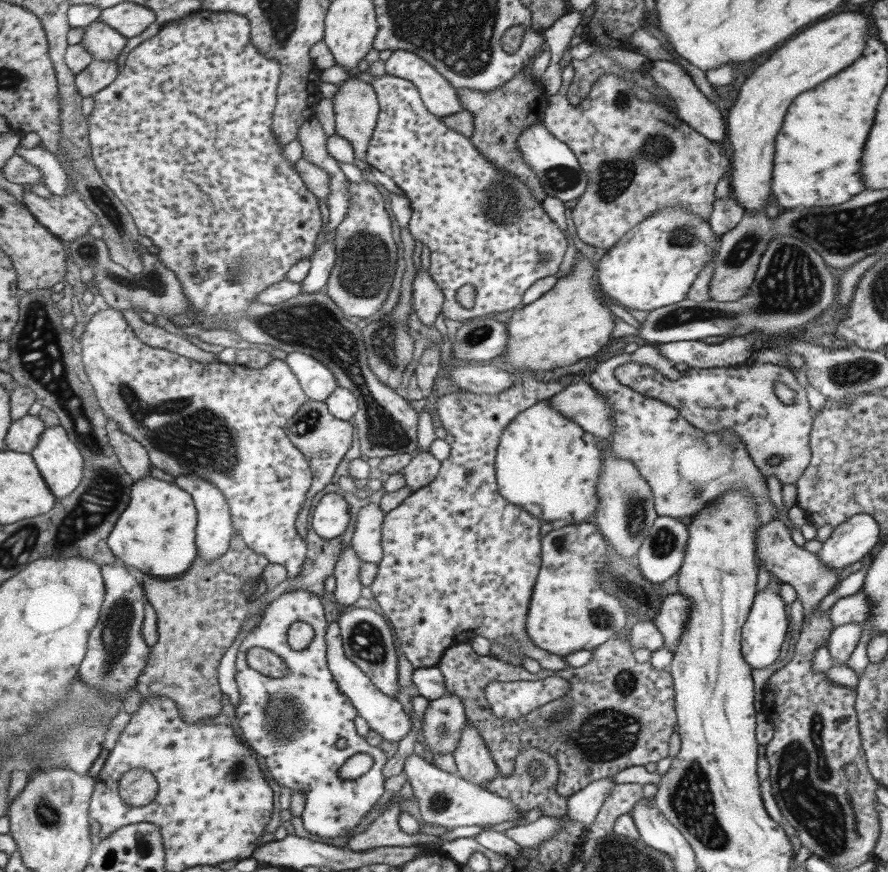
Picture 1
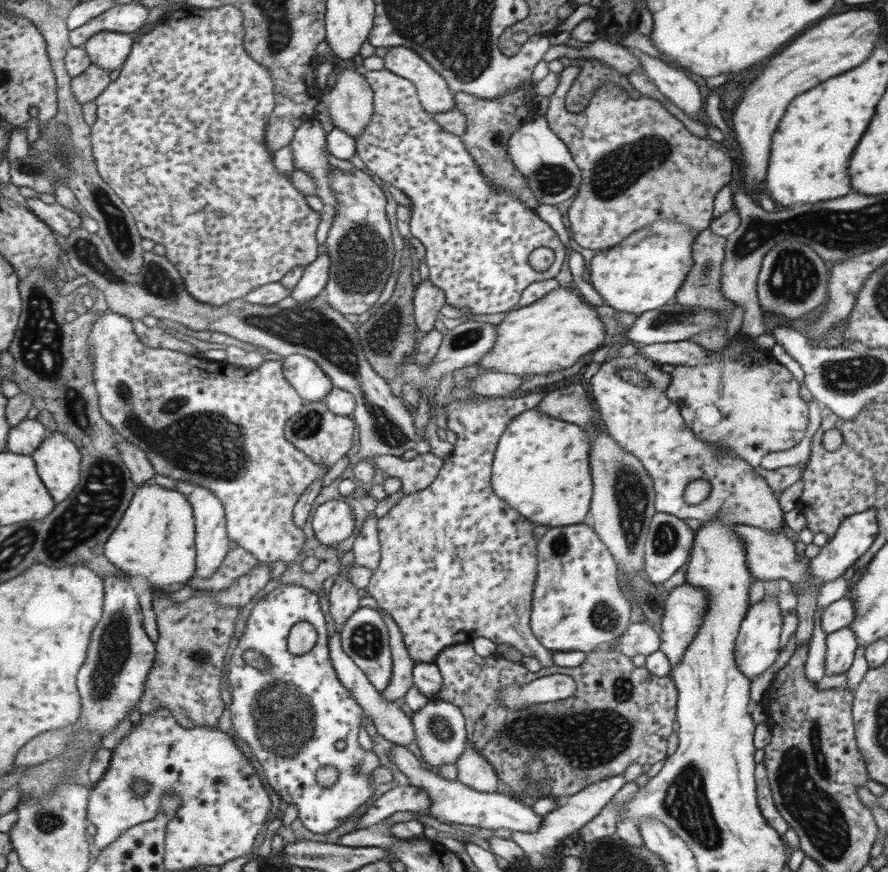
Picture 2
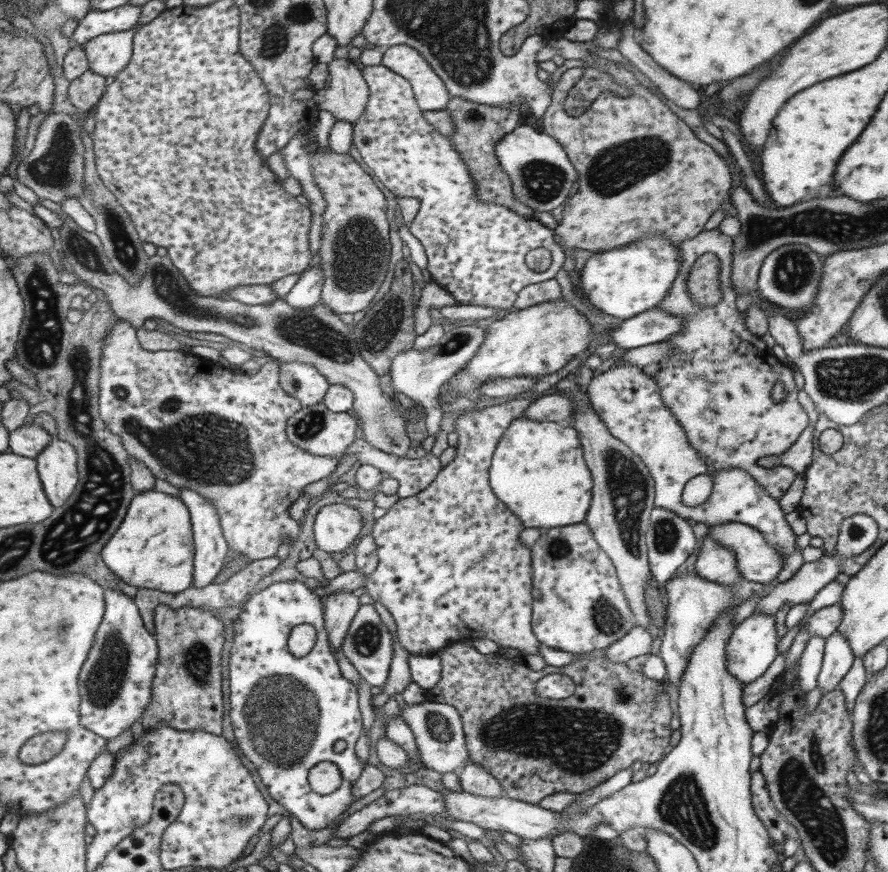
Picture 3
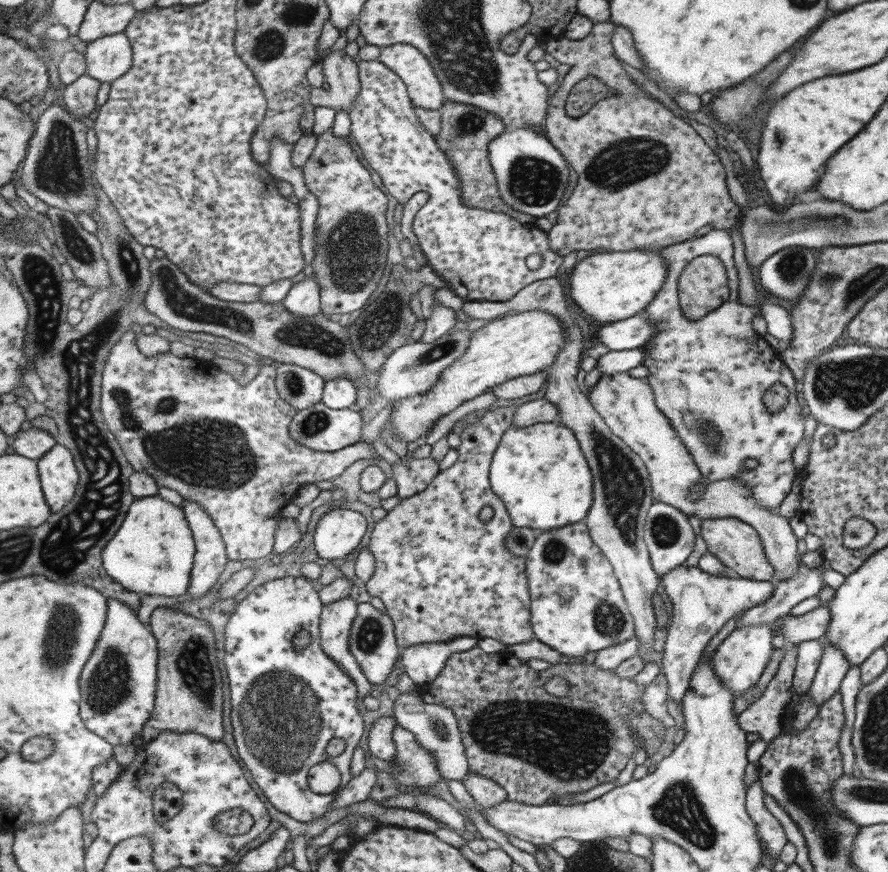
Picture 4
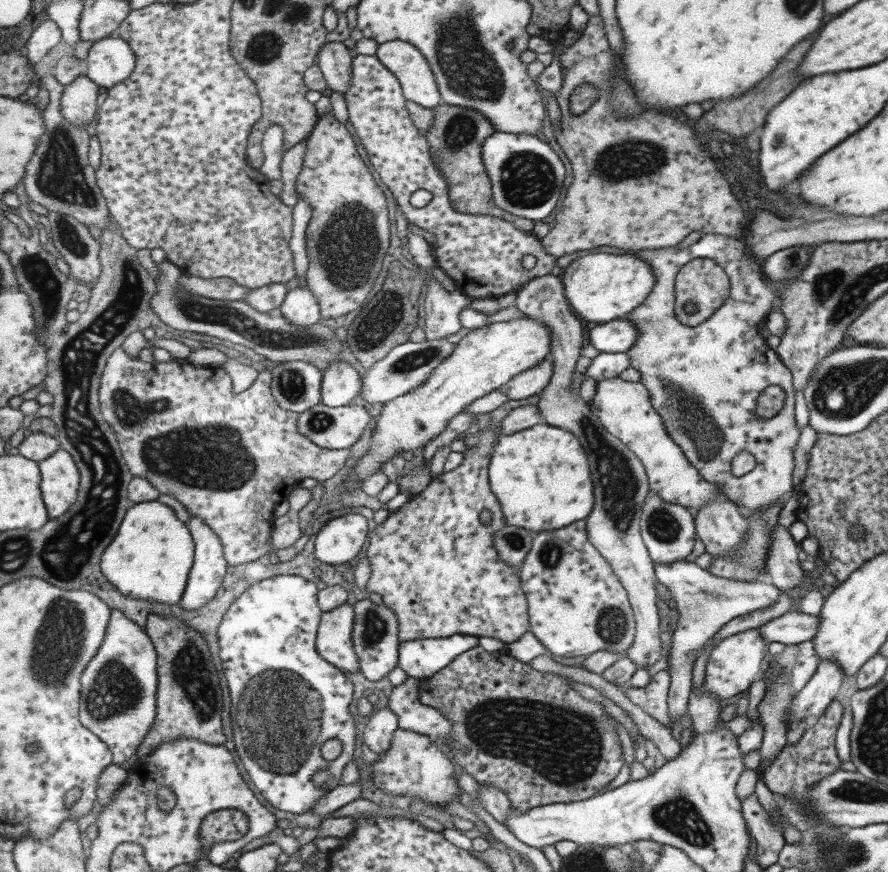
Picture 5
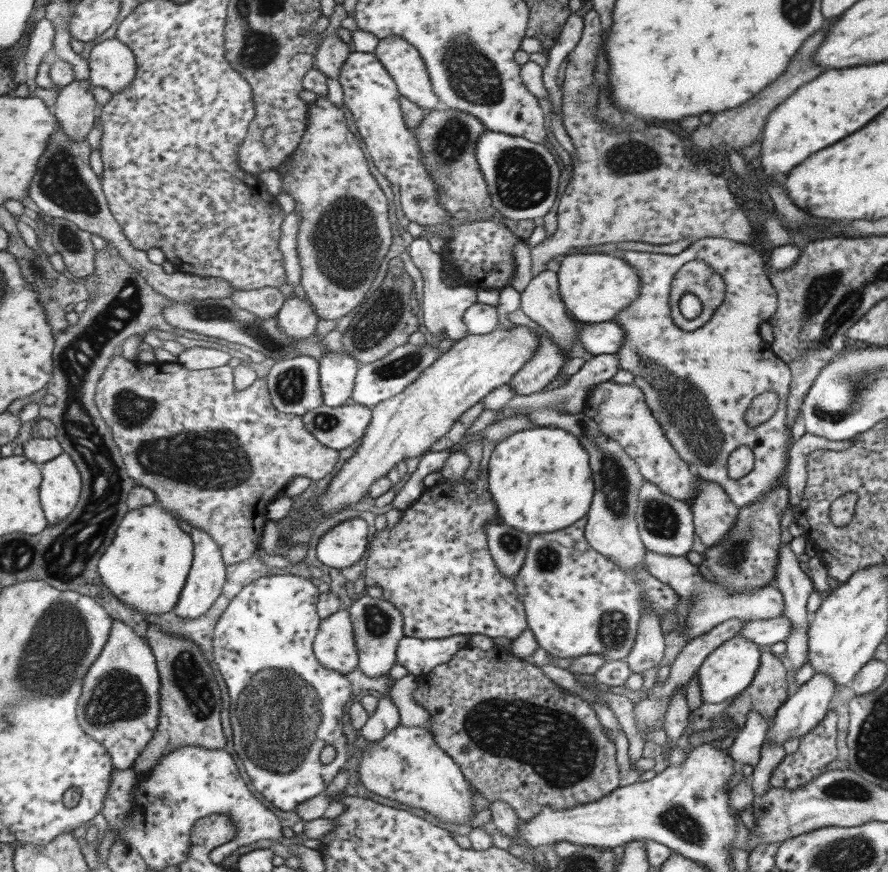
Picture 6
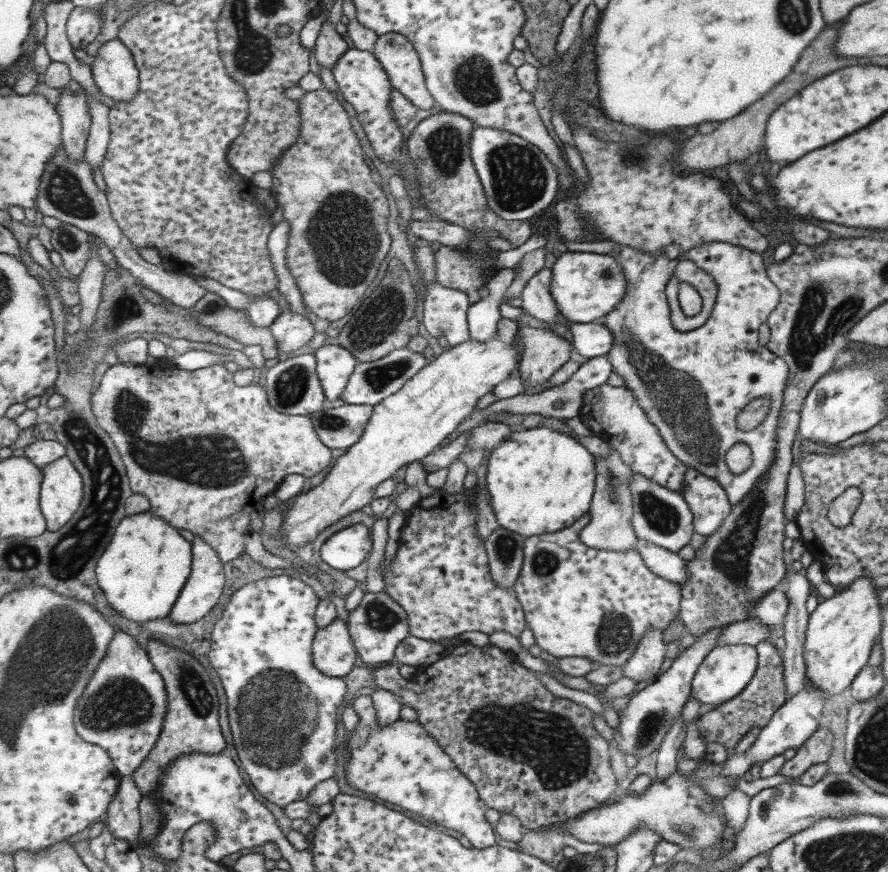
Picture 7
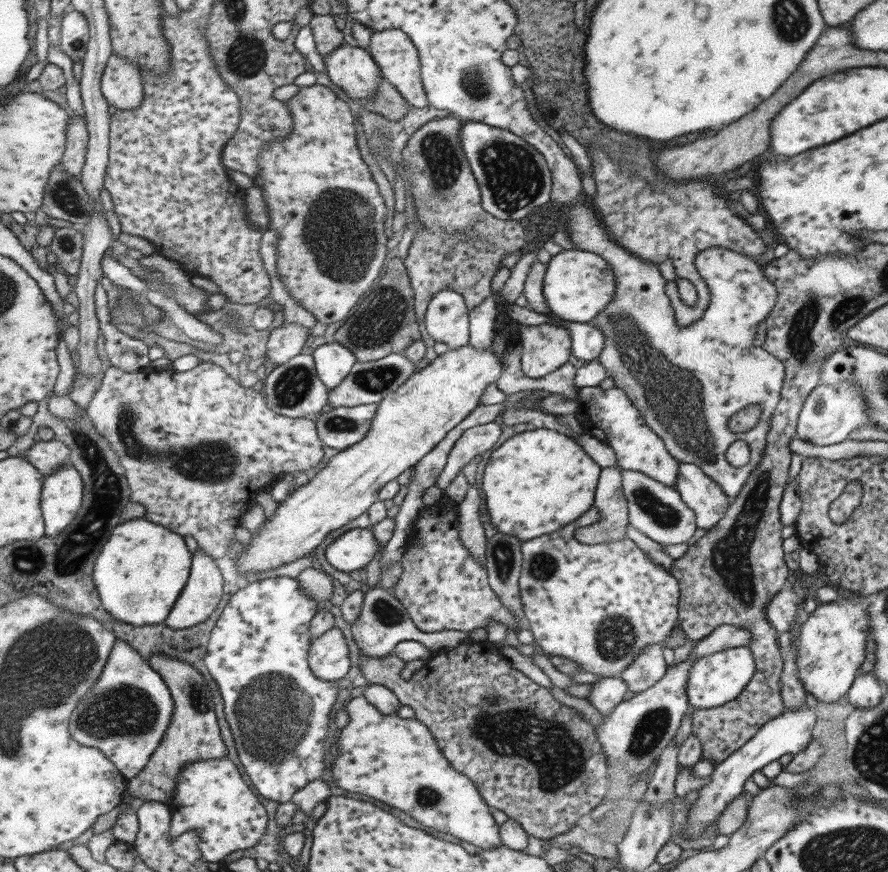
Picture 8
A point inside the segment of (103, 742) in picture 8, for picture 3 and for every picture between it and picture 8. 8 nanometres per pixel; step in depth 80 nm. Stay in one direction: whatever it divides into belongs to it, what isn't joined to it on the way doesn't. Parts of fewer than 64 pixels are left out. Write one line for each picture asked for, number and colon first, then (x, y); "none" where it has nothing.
3: (116, 684)
4: (119, 684)
5: (119, 703)
6: (120, 707)
7: (123, 708)

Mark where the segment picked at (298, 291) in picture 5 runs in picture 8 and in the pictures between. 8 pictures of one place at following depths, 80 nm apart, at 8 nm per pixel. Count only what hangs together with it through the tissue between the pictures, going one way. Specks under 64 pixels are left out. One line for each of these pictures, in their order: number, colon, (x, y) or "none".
6: (298, 318)
7: (292, 330)
8: (284, 343)

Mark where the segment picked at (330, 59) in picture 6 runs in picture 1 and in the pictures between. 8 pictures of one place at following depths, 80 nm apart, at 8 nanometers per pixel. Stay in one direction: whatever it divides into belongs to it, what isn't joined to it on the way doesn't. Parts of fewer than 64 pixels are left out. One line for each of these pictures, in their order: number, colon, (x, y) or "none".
1: (356, 108)
2: (351, 101)
3: (347, 97)
4: (342, 75)
5: (335, 61)

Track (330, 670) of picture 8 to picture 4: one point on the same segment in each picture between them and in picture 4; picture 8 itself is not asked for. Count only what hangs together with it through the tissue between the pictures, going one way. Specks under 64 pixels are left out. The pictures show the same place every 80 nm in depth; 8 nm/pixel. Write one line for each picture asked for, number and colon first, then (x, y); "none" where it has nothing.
4: (336, 624)
5: (335, 642)
6: (335, 646)
7: (335, 654)

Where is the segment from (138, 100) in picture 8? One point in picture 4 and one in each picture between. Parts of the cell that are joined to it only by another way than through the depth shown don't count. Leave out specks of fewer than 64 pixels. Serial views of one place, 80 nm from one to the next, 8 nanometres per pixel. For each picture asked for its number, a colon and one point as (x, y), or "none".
4: (109, 58)
5: (110, 61)
6: (113, 64)
7: (116, 73)

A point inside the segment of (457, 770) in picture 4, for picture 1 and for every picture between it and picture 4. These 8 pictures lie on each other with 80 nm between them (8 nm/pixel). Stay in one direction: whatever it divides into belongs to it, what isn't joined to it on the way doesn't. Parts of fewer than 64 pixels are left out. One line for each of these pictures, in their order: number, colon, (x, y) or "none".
1: (441, 729)
2: (441, 737)
3: (439, 732)

